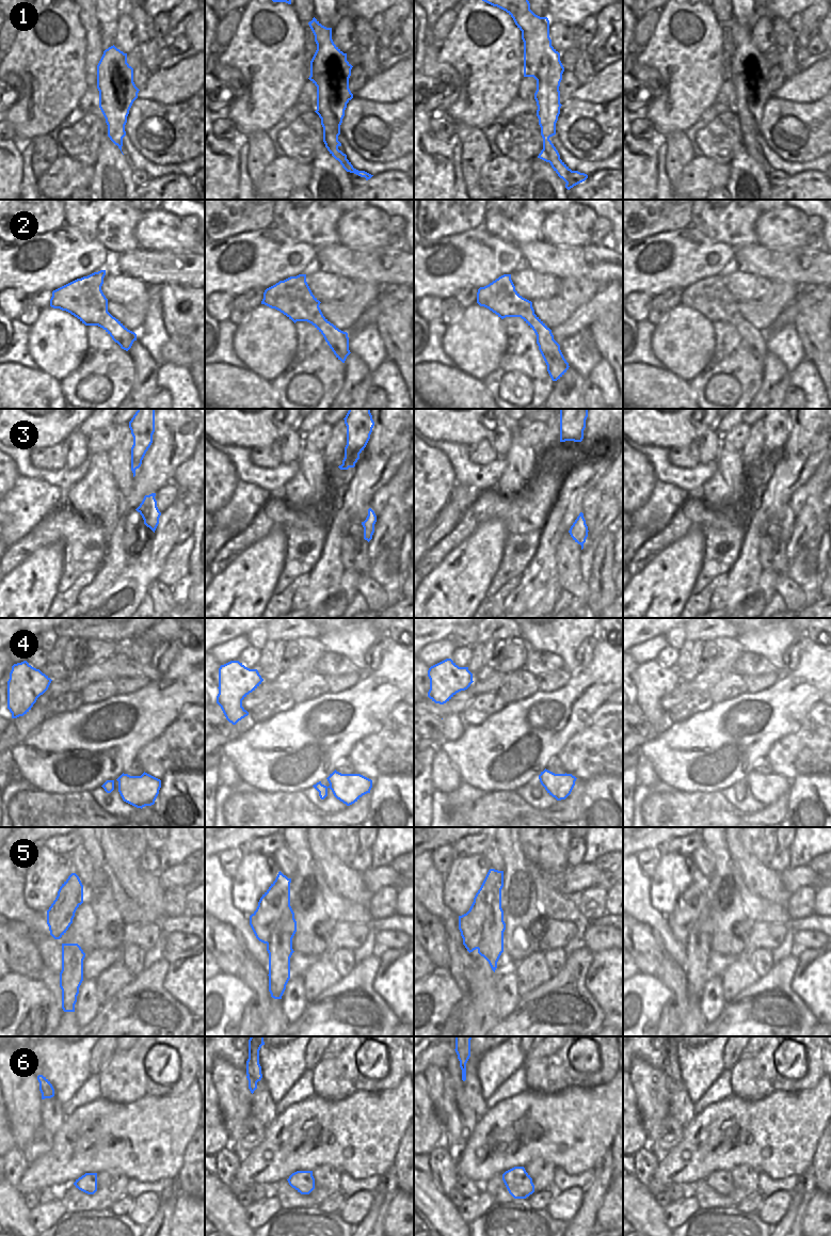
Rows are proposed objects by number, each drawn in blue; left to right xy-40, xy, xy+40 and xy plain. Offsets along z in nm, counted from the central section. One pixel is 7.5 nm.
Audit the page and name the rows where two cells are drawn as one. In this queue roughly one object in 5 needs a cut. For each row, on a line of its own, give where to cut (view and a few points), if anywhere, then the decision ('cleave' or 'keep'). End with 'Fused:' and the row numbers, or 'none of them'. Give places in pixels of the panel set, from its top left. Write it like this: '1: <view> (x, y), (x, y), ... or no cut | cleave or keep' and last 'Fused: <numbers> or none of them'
1: no cut | keep
2: no cut | keep
3: no cut | keep
4: no cut | keep
5: xy+40 (495, 870), (496, 890), (486, 891), (486, 918), (476, 948) | cleave
6: no cut | keep
Fused: 5

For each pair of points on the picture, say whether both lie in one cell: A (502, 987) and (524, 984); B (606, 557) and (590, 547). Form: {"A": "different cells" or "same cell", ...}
{"A": "different cells", "B": "different cells"}

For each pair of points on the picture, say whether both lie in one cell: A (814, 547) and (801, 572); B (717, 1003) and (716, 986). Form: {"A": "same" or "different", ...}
{"A": "different", "B": "same"}

